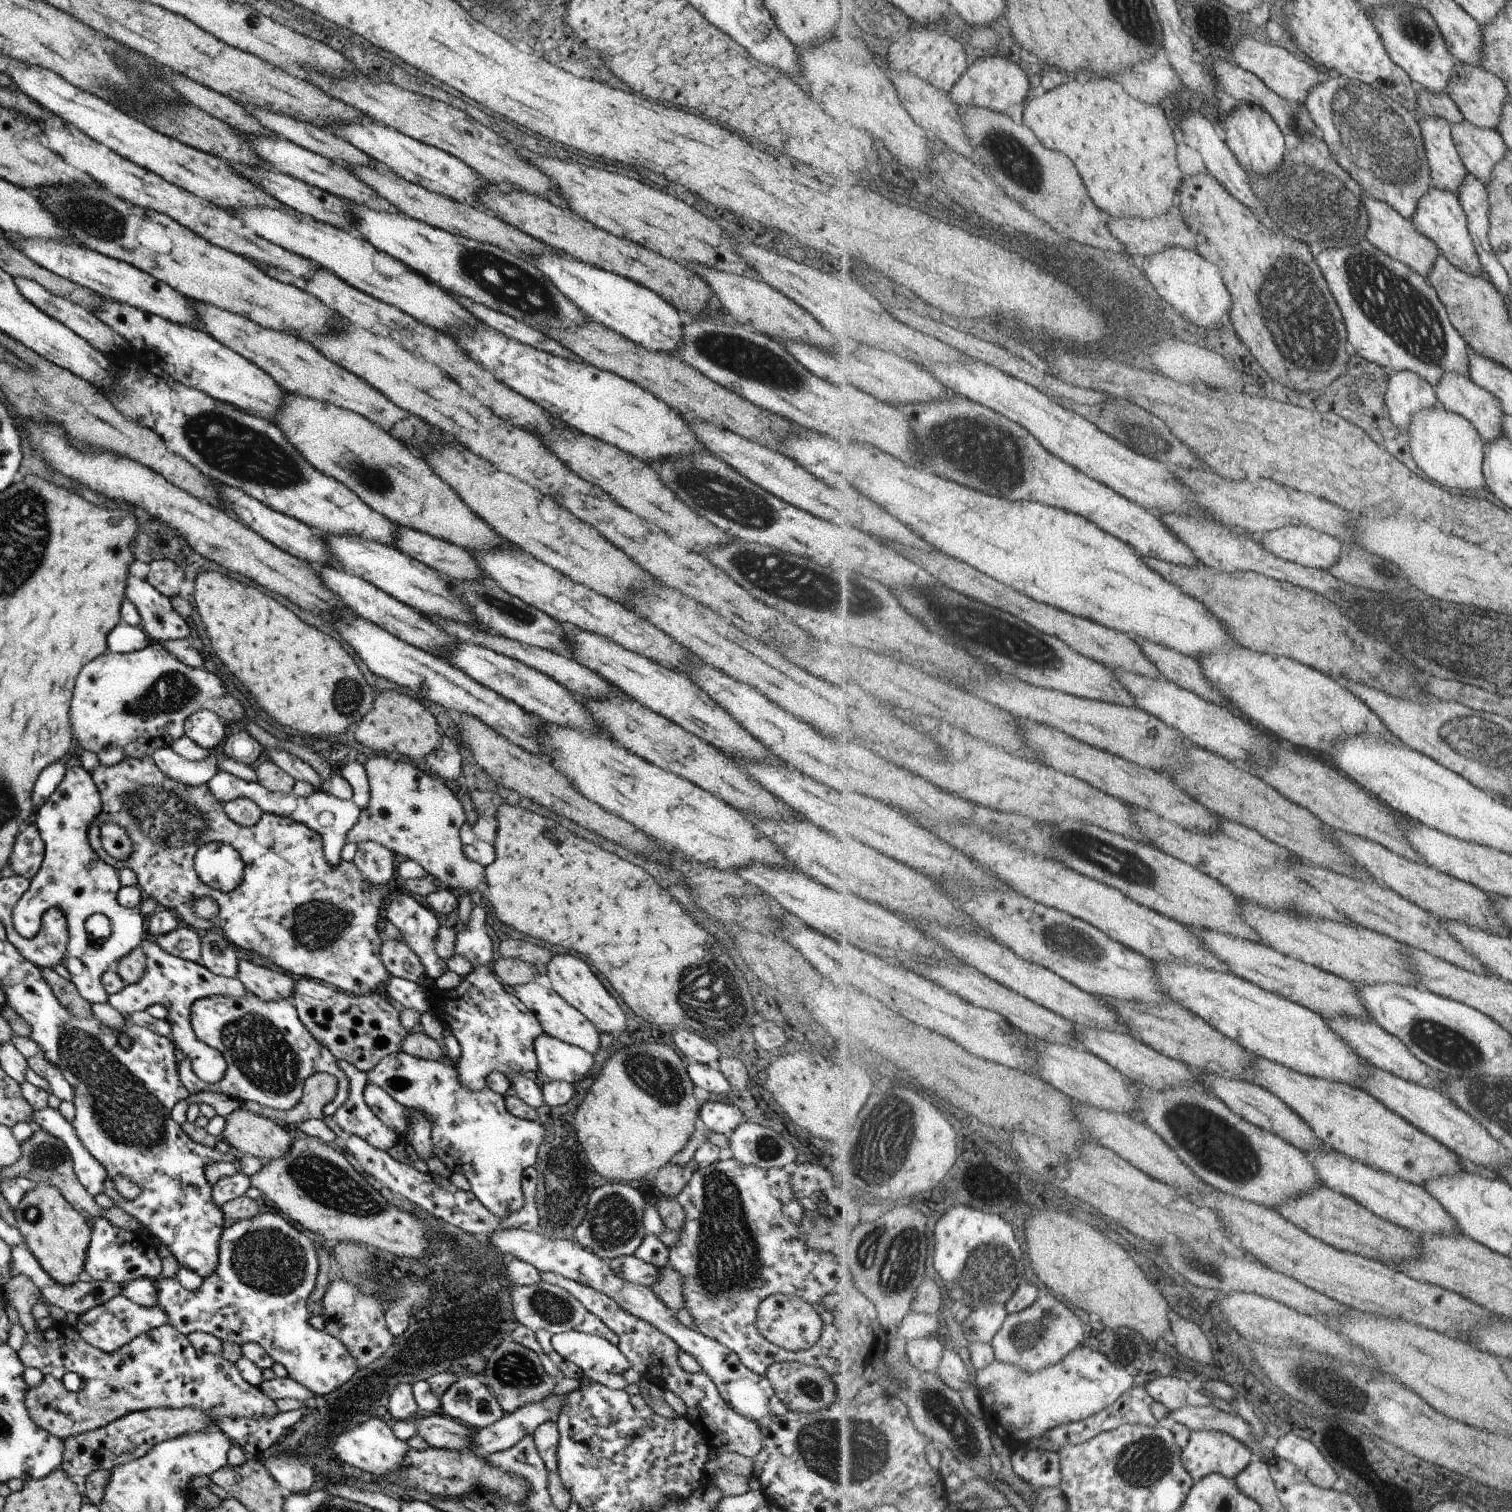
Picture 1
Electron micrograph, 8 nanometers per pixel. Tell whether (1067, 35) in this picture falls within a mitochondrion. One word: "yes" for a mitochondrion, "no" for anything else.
no

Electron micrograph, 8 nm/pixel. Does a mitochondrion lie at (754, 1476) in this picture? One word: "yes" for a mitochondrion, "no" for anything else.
no

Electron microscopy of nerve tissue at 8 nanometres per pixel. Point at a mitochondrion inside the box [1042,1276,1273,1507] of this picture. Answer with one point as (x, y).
(1141, 1462)

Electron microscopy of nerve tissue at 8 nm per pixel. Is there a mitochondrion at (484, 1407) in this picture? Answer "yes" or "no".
yes

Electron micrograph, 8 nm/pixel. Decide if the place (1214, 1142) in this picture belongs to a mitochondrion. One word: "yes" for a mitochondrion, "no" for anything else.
yes

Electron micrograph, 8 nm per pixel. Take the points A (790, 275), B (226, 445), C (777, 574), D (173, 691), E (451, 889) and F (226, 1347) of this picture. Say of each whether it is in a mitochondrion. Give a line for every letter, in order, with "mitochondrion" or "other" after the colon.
A: other
B: mitochondrion
C: mitochondrion
D: mitochondrion
E: other
F: other

